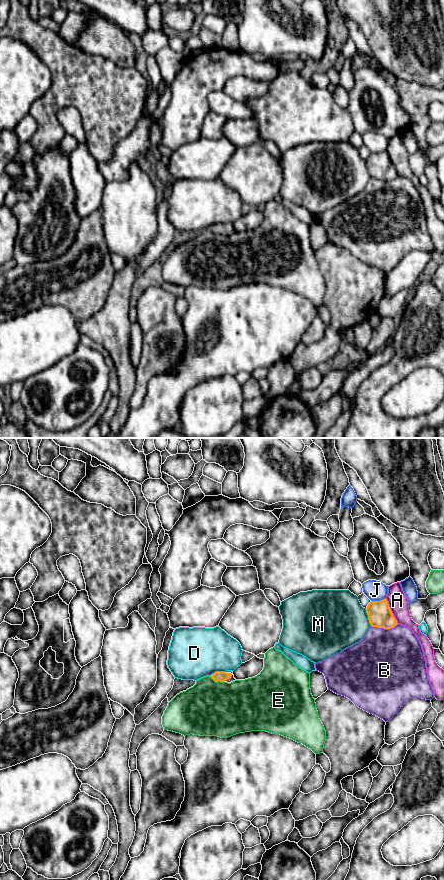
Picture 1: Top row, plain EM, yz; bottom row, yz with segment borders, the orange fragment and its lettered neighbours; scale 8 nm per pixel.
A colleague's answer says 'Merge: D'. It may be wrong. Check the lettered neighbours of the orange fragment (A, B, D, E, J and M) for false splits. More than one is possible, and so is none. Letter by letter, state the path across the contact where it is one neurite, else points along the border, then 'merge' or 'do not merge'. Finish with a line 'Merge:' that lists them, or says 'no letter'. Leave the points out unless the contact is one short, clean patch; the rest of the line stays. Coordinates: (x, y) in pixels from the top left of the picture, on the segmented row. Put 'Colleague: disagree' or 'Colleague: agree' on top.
Colleague: disagree
A: do not merge
B: do not merge
D: do not merge
E: do not merge
J: do not merge
M: do not merge
Merge: no letter

